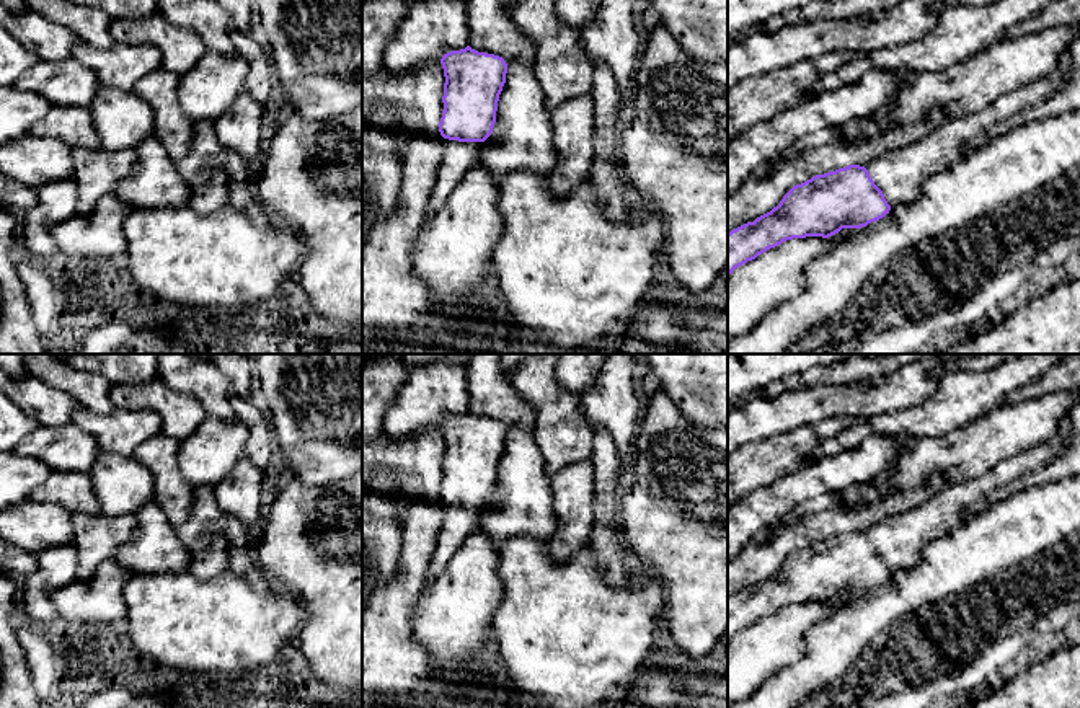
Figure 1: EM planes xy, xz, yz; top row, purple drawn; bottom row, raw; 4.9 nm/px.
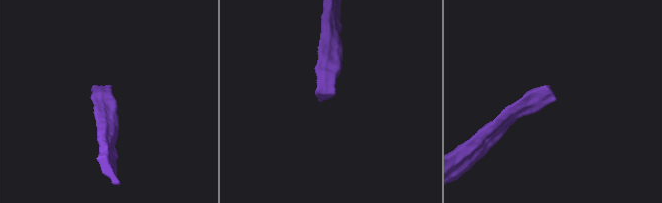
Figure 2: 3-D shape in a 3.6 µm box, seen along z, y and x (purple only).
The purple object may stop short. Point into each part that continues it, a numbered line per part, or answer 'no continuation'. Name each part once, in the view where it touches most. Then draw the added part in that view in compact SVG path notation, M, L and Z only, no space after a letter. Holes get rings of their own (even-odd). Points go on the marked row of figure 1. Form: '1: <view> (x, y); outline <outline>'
1: xz (459, 157); outline M444 139L442 145L442 160L427 202L424 217L426 223L432 220L439 209L442 209L454 189L463 179L465 173L480 163L485 142L458 142Z

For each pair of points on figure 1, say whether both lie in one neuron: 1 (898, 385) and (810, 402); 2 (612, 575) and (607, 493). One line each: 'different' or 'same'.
1: same
2: same

